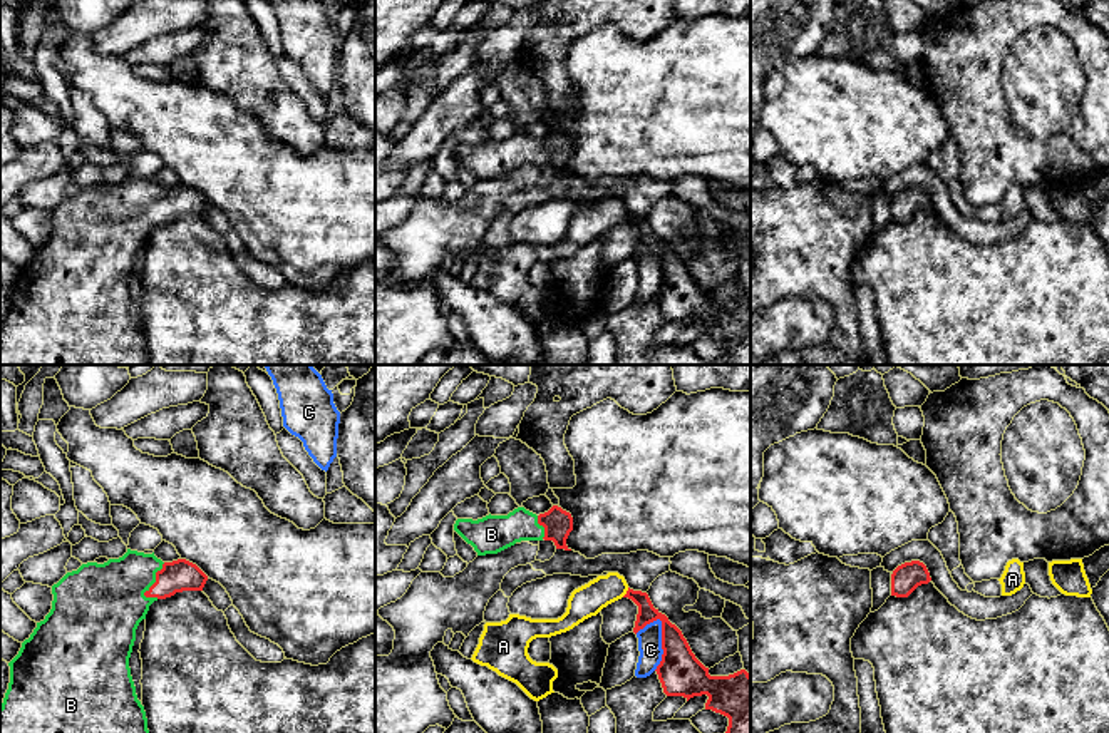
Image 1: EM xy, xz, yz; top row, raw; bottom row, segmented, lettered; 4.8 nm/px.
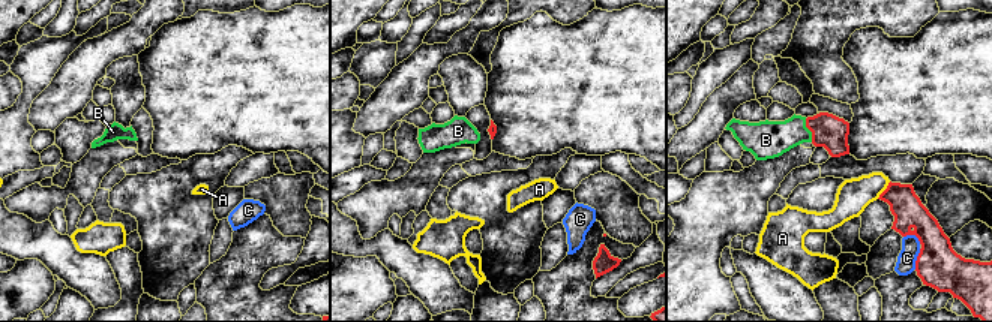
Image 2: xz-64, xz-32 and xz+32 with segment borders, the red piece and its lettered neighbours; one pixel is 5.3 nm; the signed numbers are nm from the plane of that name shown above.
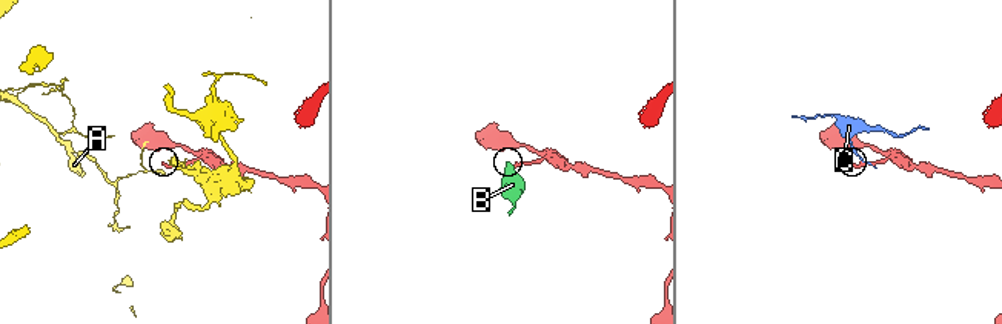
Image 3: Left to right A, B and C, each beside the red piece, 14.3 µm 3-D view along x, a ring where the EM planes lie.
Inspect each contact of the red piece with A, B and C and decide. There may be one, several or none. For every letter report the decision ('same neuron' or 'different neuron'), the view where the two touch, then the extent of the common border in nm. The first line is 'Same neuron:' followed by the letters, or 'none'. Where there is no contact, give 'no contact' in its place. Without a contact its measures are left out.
Same neuron: B
A: different neuron; contact in xz; length 60 nm
B: same neuron; contact in xy; length 200 nm
C: different neuron; contact in xz; length 260 nm

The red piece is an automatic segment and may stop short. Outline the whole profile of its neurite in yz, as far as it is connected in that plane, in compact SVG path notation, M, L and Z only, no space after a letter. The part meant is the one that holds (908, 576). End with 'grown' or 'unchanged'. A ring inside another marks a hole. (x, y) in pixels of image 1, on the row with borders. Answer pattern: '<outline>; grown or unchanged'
M905 562L891 574L891 596L908 597L918 586L928 584L930 581L930 572L923 562Z; unchanged

